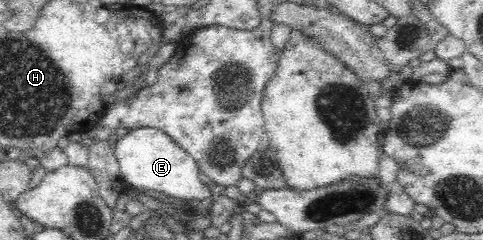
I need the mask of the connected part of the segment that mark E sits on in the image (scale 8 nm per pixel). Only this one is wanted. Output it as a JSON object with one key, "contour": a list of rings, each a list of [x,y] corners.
{"contour":[[[143,127],[120,137],[113,146],[120,172],[127,184],[138,191],[176,197],[185,201],[211,201],[212,189],[199,179],[197,162],[162,129]]]}

